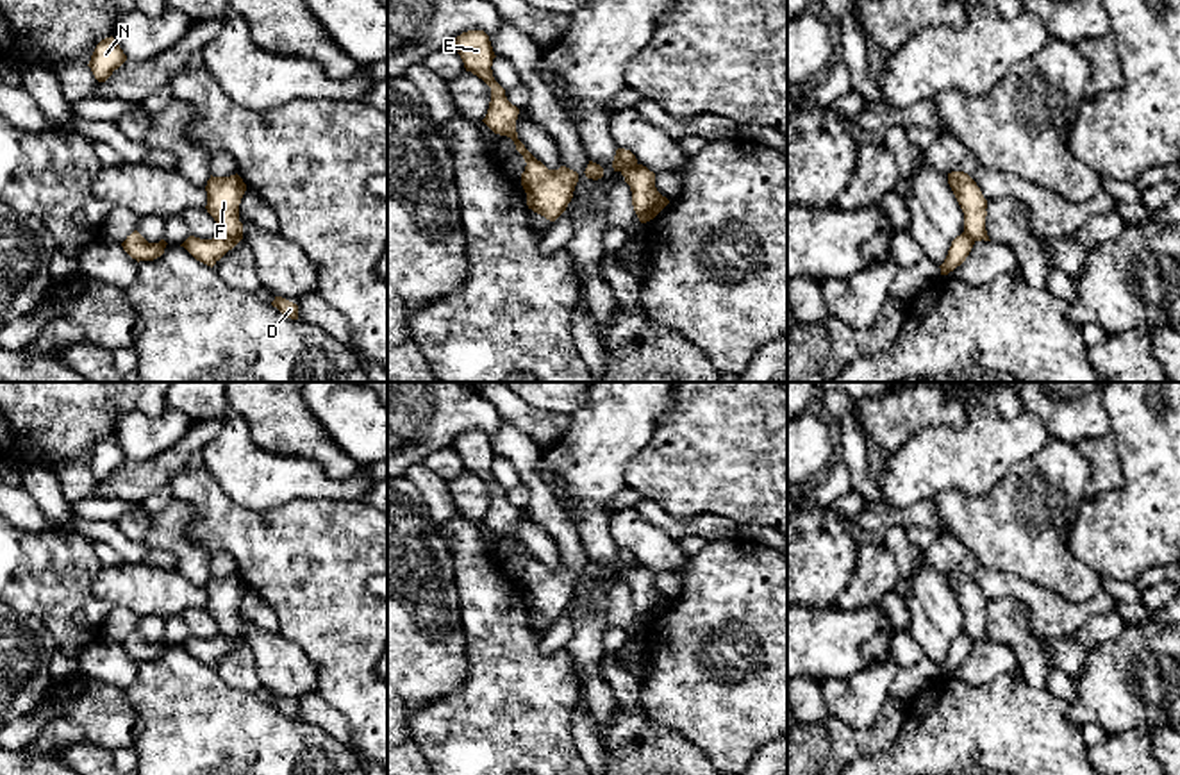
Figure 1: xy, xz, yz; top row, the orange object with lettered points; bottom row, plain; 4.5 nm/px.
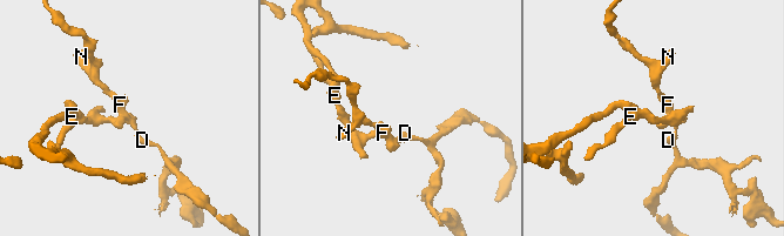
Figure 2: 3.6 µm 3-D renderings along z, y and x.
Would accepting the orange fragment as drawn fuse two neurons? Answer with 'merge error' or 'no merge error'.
merge error

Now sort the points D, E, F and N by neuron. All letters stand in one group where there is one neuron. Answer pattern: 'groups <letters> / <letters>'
groups D F N / E

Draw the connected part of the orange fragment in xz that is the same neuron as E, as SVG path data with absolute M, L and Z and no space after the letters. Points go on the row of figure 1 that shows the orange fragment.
M468 30L457 36L452 46L461 55L466 71L471 71L491 88L489 109L482 121L494 134L511 138L527 162L521 186L527 193L528 209L555 221L573 198L578 173L566 166L548 170L518 139L516 120L519 109L507 100L505 89L493 77L491 66L496 55L489 36L484 30Z

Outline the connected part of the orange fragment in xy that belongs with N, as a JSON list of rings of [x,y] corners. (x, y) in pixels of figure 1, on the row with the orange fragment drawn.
[[[105,38],[102,39],[89,61],[89,68],[98,82],[105,82],[114,70],[118,70],[127,61],[127,55],[116,43],[116,39]]]

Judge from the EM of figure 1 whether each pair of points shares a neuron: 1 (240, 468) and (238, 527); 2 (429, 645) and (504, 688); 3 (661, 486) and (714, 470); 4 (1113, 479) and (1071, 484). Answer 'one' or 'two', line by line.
1: two
2: two
3: one
4: two

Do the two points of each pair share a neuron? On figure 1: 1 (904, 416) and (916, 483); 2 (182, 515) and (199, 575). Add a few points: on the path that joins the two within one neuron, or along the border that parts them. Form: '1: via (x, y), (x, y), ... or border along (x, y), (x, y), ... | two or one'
1: border along (950, 427), (923, 427), (888, 454) | two
2: via (181, 529), (181, 545), (193, 561) | one

